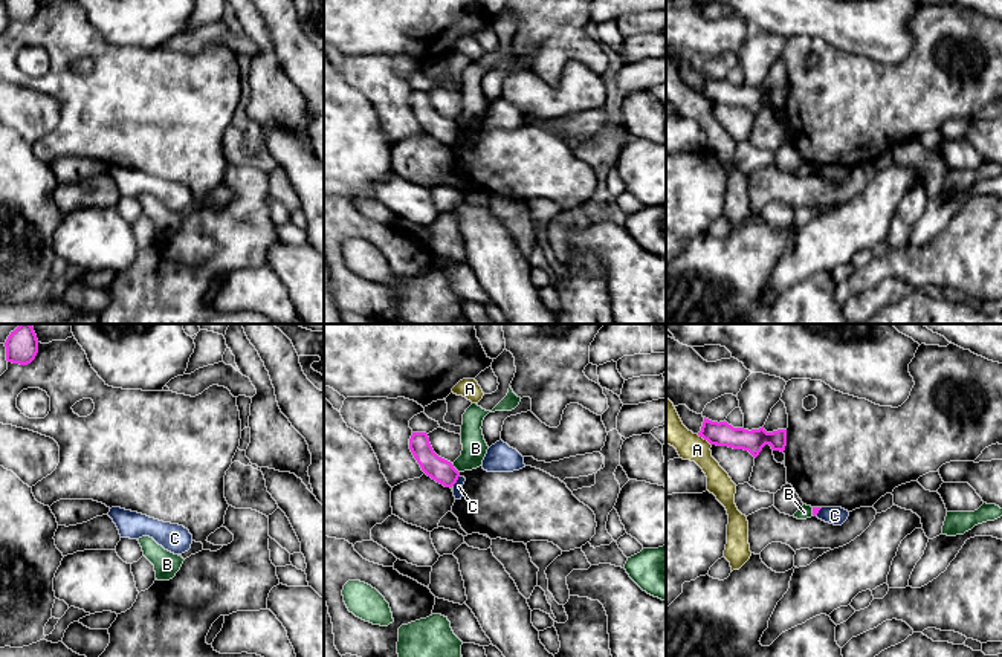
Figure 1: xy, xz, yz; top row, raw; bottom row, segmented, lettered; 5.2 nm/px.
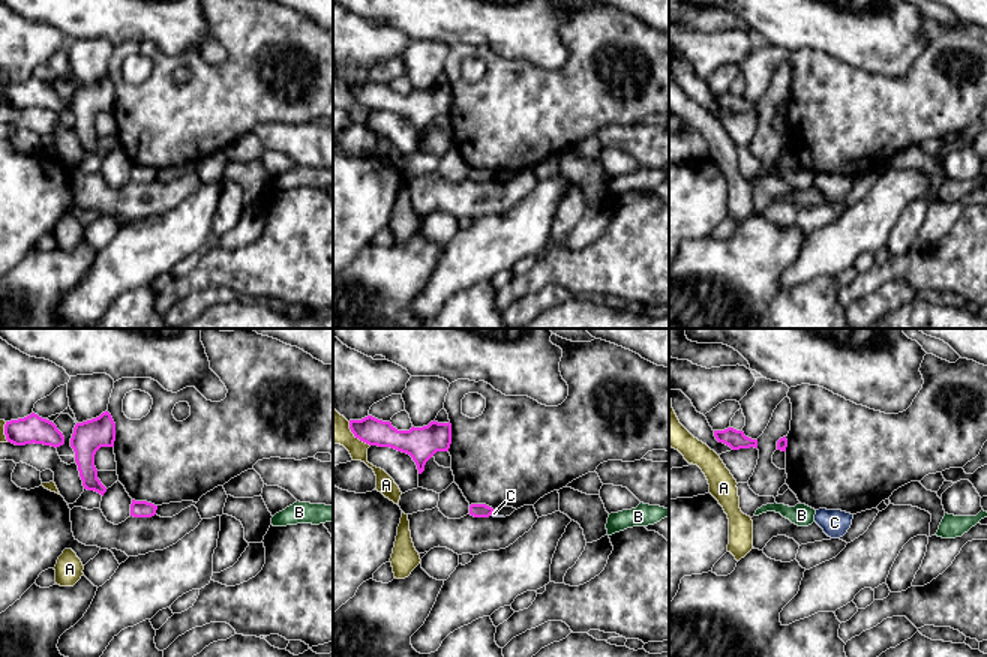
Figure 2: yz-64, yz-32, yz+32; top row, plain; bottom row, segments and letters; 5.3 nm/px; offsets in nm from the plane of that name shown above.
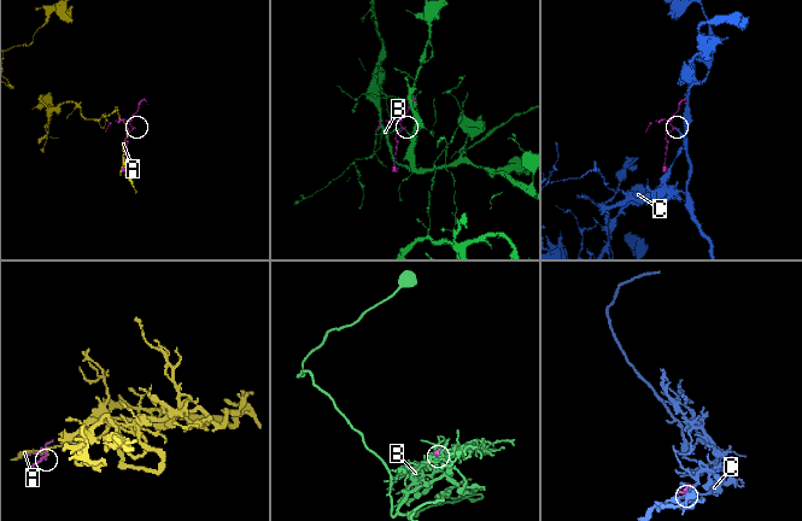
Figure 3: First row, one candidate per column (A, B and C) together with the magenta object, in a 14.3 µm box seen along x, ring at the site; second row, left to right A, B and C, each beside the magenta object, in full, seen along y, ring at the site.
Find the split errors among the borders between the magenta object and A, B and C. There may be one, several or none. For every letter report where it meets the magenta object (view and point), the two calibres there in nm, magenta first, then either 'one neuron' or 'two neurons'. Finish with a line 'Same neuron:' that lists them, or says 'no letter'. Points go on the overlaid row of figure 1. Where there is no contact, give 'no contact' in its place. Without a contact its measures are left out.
A: contact yz (704, 439); calibres 130 and 170 nm; two neurons
B: contact xz (454, 468); calibres 120 and 130 nm; two neurons
C: contact xz (457, 478); calibres 120 and 50 nm; two neurons
Same neuron: no letter

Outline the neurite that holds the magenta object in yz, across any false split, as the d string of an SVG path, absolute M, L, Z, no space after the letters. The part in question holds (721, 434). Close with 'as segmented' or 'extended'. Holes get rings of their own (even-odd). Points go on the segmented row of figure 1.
M706 417L698 435L710 445L748 451L755 458L765 445L770 445L773 451L781 452L784 452L787 446L787 429L767 432L762 426L759 429L748 431L744 428L733 428L727 422L712 422Z; as segmented

